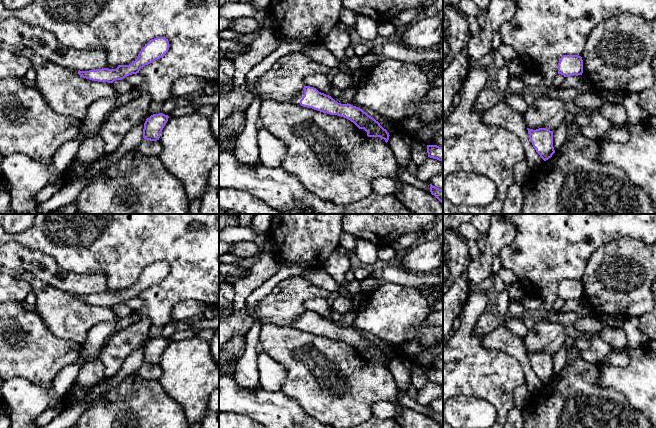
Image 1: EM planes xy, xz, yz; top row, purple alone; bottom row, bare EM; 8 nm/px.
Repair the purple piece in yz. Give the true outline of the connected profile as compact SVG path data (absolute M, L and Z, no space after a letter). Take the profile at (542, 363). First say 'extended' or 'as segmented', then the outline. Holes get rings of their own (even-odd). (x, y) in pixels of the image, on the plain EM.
as segmented; M527 352L527 354L530 366L540 381L544 385L551 382L555 377L553 371L553 355L550 355L546 352L539 352L536 354Z

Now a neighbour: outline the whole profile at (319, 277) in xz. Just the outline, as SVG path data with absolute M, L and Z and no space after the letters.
M309 268L299 274L299 276L308 278L313 284L325 288L330 293L338 291L340 284L325 270Z

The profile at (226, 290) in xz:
M223 282L219 284L219 309L222 310L222 315L219 319L229 316L233 309L235 291L231 282Z

